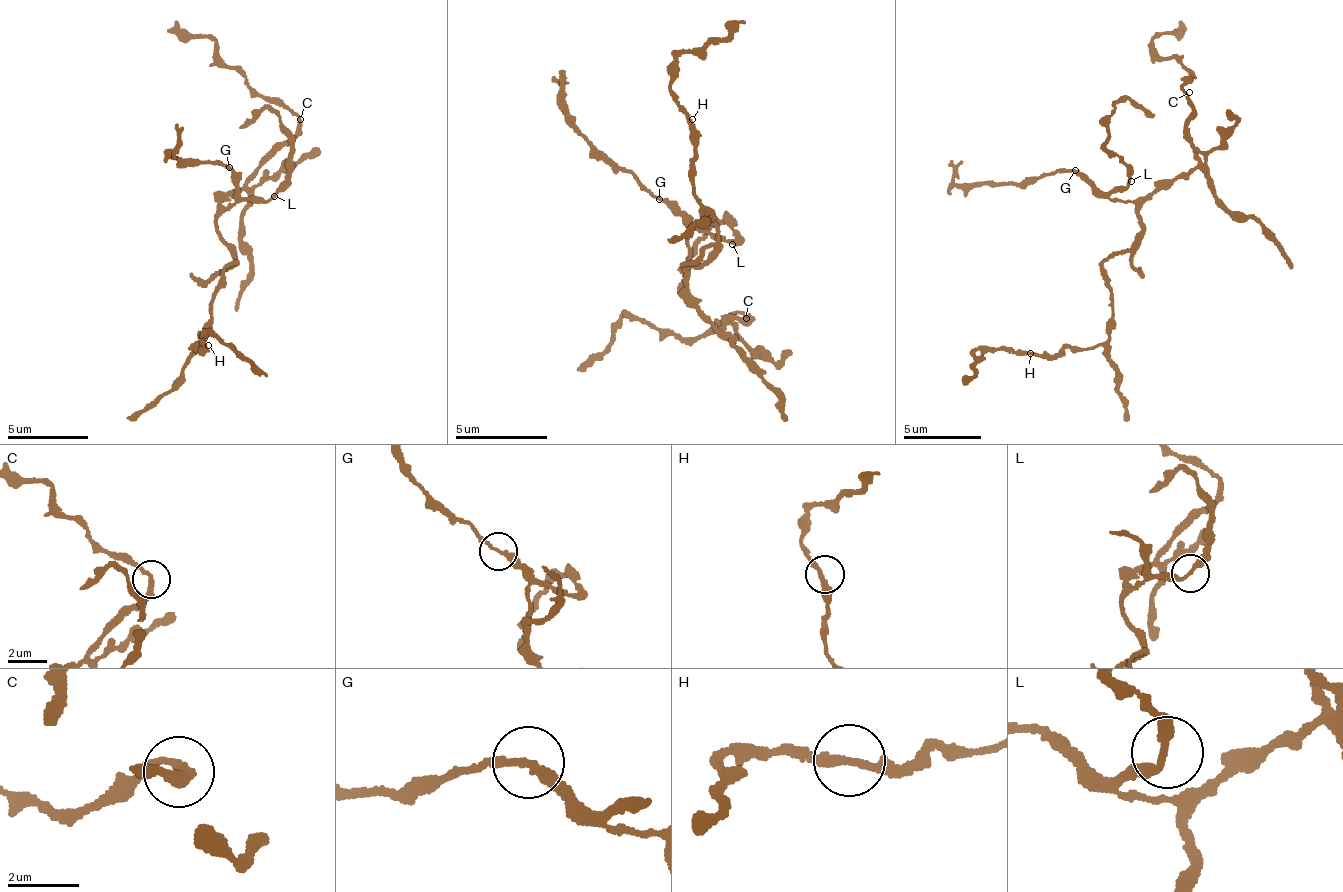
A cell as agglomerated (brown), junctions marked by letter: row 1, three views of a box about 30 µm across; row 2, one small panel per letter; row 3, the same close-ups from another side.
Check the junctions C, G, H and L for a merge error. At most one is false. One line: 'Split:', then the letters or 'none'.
Split: none

